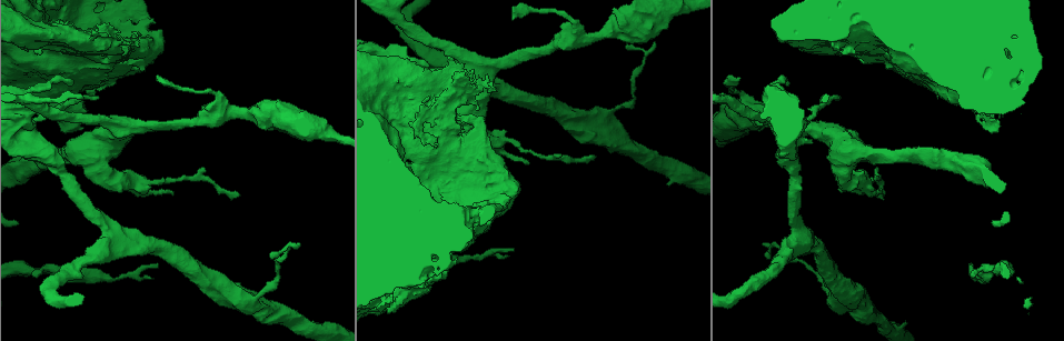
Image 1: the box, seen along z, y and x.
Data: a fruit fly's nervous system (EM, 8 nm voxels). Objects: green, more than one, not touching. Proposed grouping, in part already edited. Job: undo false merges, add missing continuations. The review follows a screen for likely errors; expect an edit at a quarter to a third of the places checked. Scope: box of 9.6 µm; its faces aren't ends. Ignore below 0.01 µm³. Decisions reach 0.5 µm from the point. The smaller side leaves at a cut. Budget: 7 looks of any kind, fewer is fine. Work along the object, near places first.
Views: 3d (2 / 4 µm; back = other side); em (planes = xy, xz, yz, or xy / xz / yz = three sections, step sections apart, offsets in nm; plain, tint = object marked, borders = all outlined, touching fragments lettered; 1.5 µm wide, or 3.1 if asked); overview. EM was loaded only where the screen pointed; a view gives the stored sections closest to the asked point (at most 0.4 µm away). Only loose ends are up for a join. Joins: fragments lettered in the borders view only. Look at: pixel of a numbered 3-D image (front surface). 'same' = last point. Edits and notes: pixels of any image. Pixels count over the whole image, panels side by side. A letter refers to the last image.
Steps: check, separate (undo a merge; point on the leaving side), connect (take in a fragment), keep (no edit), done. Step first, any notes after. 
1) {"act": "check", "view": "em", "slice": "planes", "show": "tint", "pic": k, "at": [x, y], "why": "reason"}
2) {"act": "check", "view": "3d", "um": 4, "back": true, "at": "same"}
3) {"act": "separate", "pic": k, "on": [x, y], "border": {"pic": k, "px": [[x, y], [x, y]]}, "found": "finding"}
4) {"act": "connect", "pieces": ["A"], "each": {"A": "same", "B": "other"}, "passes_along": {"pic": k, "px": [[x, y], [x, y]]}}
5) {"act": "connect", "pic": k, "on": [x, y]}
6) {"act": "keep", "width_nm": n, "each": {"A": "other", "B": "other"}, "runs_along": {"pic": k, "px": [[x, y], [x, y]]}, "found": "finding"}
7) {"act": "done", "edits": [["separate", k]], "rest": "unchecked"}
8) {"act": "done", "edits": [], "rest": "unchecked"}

{"act": "check", "view": "em", "slice": "planes", "show": "borders", "pic": 1, "at": [974, 274], "why": "free end"}

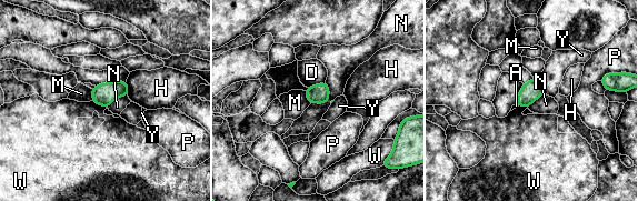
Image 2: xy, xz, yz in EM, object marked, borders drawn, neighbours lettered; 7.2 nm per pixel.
{"act": "keep", "each": {"A": "other", "D": "other", "H": "other", "M": "other", "N": "other", "P": "other", "W": "other", "Y": "other"}, "border": {"pic": 2, "px": [[326, 82], [329, 99], [310, 104]]}, "found": "none of them fits"}

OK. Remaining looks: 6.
{"act": "check", "view": "em", "slice": "planes", "show": "borders", "pic": 1, "at": [156, 263], "why": "long arm stops here"}

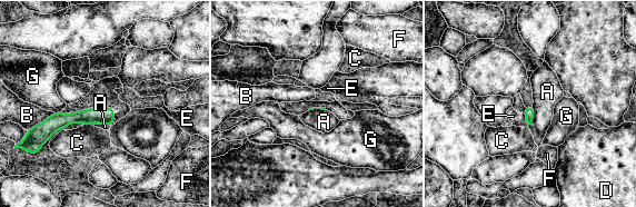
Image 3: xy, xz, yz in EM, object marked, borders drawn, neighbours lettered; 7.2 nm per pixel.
{"act": "keep", "each": {"A": "other", "B": "other", "C": "other", "D": "other", "E": "other", "F": "other", "G": "other"}, "border": {"pic": 3, "px": [[533, 106], [534, 119], [528, 126]]}, "found": "none of them fits"}

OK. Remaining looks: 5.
{"act": "check", "view": "em", "slice": "yz", "step": 4, "show": "tint", "pic": 1, "at": [812, 115], "why": "thick turns thin"}

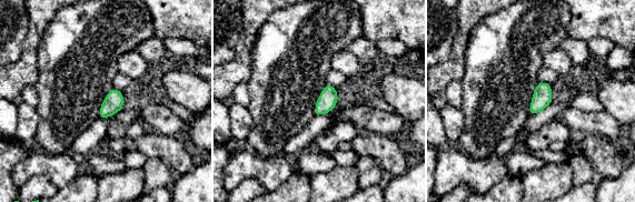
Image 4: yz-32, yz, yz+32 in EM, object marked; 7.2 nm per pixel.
{"act": "check", "view": "em", "slice": "xz", "step": 4, "show": "borders", "at": "same"}

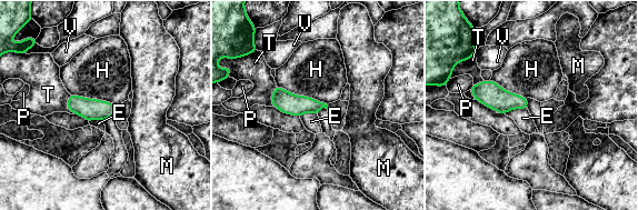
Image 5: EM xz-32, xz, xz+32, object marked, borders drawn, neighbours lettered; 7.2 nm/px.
{"act": "keep", "width_nm": 130, "each": {"E": "other", "H": "other", "M": "other", "P": "other", "T": "other", "V": "other"}, "found": "one cell here"}

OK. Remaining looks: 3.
{"act": "done", "edits": [], "rest": "unchecked"}

